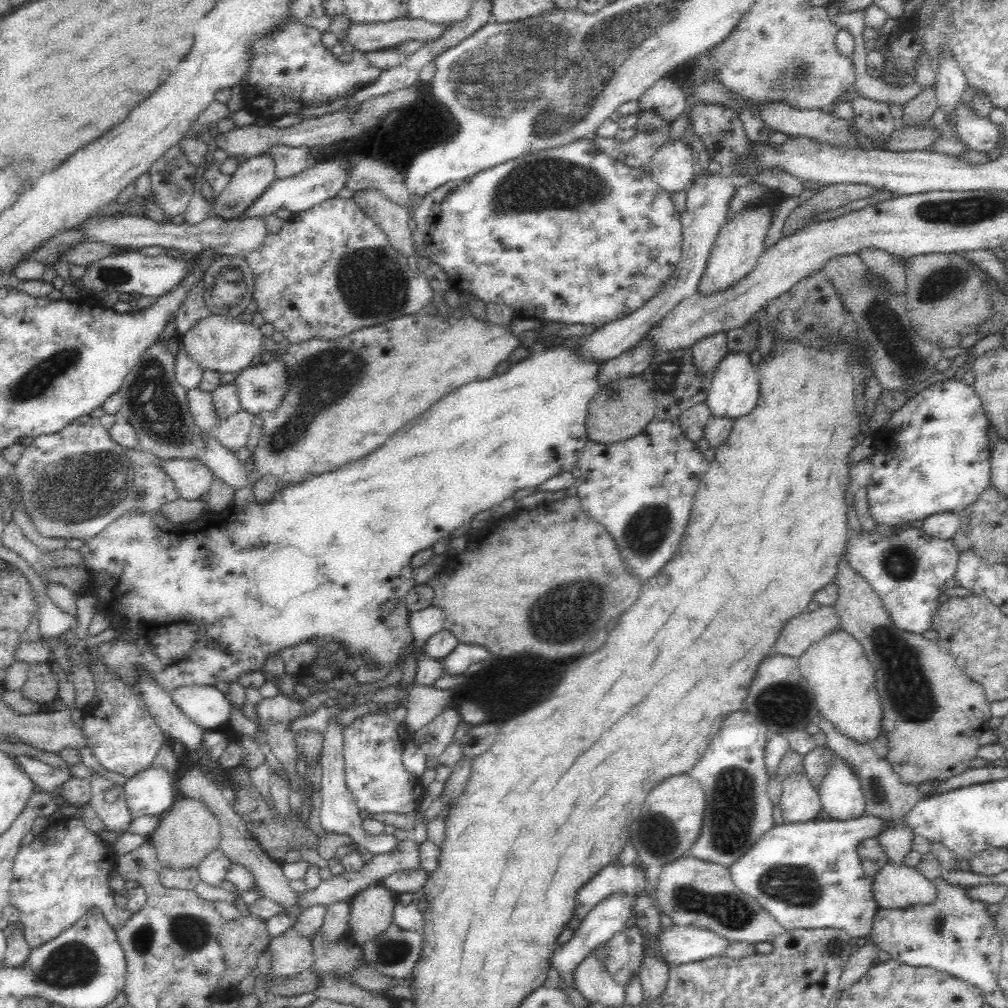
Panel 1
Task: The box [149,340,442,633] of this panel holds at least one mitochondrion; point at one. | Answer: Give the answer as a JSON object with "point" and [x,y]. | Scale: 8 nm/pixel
{"point":[324,378]}

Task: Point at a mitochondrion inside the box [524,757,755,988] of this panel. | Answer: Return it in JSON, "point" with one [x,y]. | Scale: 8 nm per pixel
{"point":[659,835]}

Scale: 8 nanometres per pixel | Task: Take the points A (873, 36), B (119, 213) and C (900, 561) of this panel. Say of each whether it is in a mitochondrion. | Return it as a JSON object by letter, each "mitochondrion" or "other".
{"A":"other","B":"other","C":"mitochondrion"}

